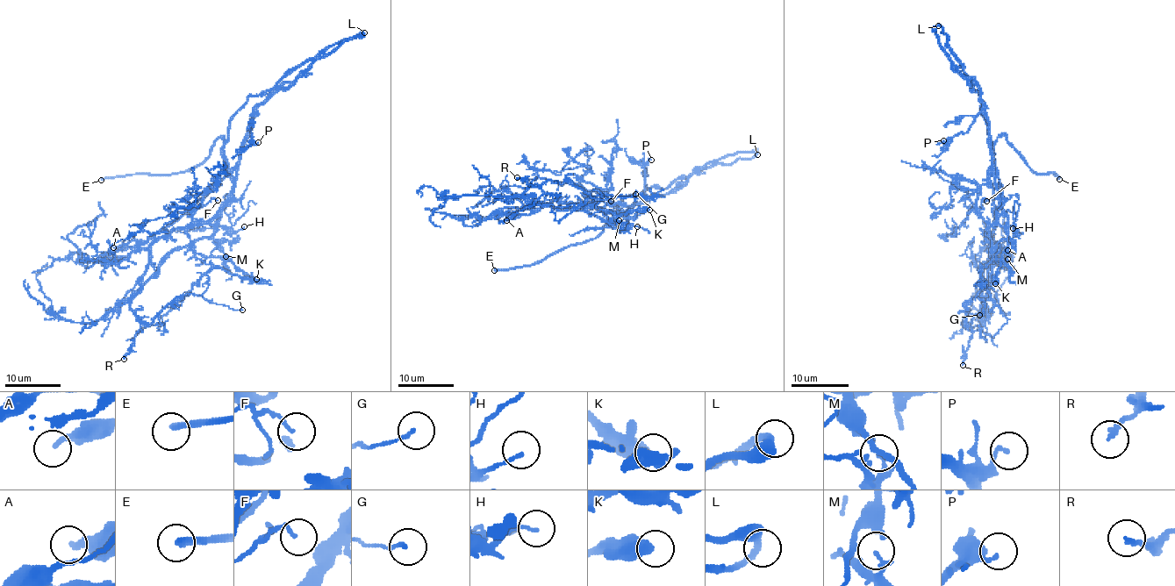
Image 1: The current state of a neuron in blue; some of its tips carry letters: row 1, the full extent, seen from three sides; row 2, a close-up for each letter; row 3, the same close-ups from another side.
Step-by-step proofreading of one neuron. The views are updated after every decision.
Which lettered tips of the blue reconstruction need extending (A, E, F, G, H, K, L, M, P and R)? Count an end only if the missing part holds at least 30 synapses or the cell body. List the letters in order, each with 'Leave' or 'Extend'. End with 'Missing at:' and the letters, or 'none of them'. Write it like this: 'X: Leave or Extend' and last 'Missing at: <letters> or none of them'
A: Leave
E: Extend
F: Leave
G: Leave
H: Leave
K: Leave
L: Extend
M: Leave
P: Leave
R: Leave
Missing at: E, L

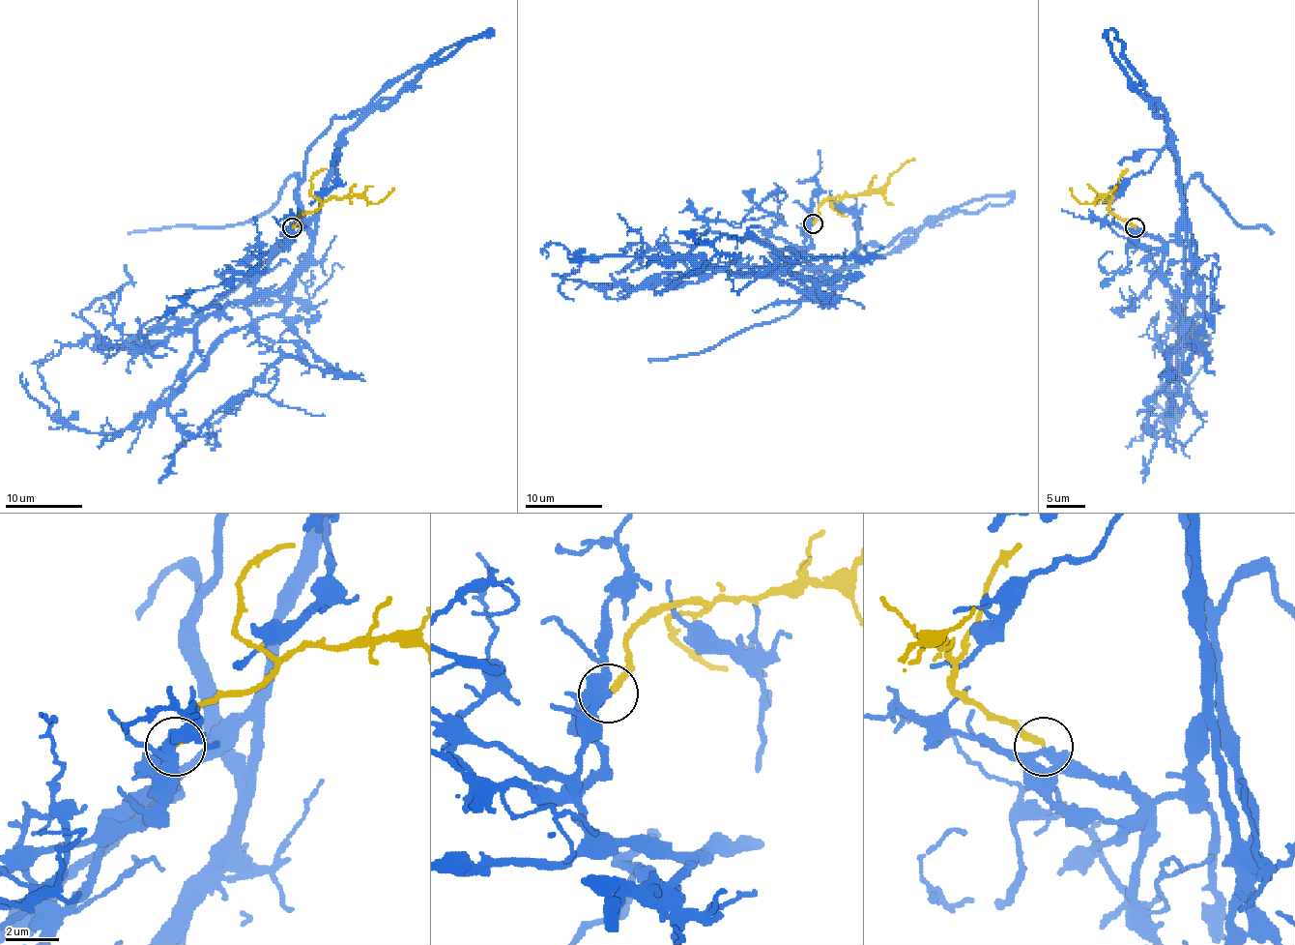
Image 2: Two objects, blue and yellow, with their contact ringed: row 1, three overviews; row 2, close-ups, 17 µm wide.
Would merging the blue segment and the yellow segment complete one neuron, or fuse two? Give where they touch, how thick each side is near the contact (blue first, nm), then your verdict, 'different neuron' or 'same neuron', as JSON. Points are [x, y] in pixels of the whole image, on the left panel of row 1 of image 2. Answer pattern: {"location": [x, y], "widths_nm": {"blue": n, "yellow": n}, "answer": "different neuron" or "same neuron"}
{"location": [292, 227], "widths_nm": {"blue": 280, "yellow": 200}, "answer": "same neuron"}

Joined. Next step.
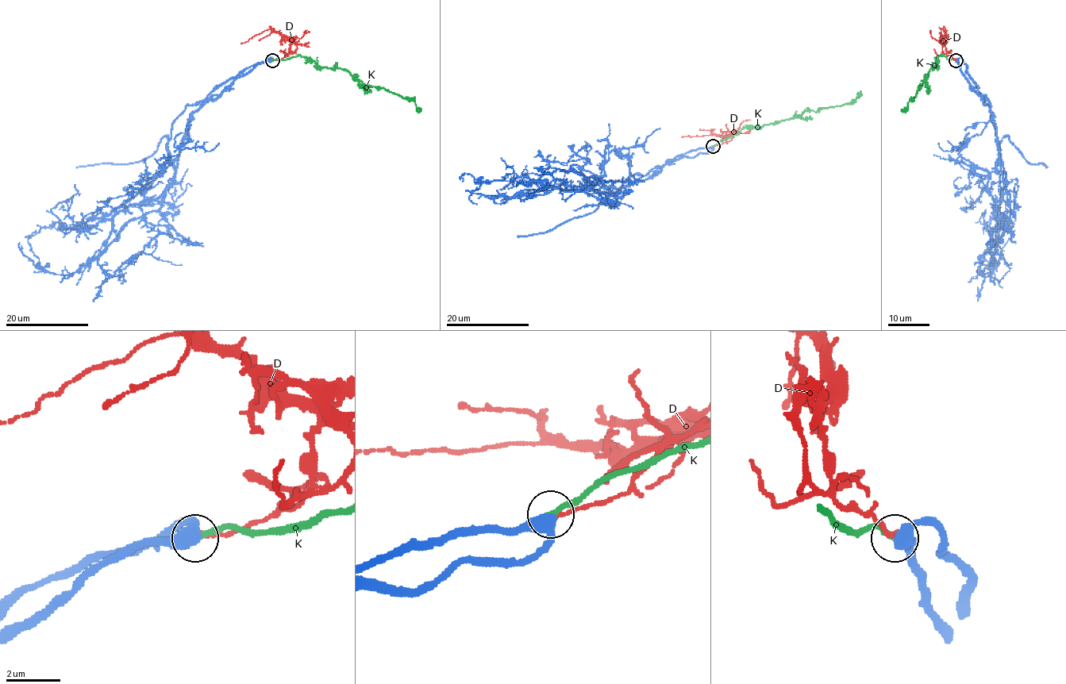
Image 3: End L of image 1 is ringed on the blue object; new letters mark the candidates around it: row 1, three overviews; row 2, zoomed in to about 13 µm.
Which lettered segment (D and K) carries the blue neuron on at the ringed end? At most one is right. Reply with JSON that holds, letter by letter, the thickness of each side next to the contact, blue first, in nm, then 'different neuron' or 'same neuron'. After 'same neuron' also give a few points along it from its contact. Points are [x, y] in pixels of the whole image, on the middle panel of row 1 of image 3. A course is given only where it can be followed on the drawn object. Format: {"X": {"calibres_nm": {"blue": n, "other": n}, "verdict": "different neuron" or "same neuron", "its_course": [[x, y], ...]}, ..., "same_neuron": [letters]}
{"D": {"calibres_nm": {"blue": 420, "other": 120}, "verdict": "different neuron"}, "K": {"calibres_nm": {"blue": 440, "other": 170}, "verdict": "same neuron", "its_course": [[713, 145], [744, 128], [777, 124], [800, 117], [805, 111], [818, 111], [851, 103], [861, 90]]}, "same_neuron": ["K"]}

